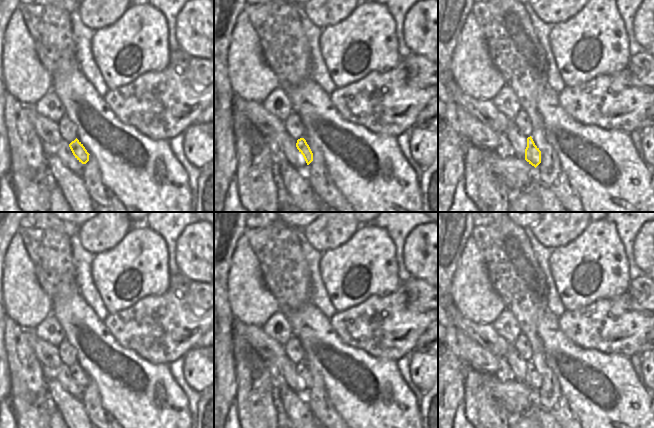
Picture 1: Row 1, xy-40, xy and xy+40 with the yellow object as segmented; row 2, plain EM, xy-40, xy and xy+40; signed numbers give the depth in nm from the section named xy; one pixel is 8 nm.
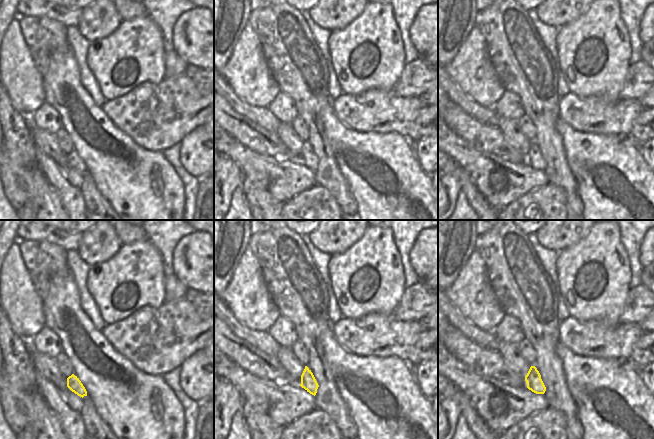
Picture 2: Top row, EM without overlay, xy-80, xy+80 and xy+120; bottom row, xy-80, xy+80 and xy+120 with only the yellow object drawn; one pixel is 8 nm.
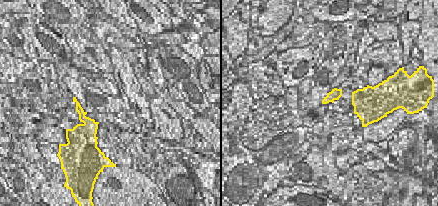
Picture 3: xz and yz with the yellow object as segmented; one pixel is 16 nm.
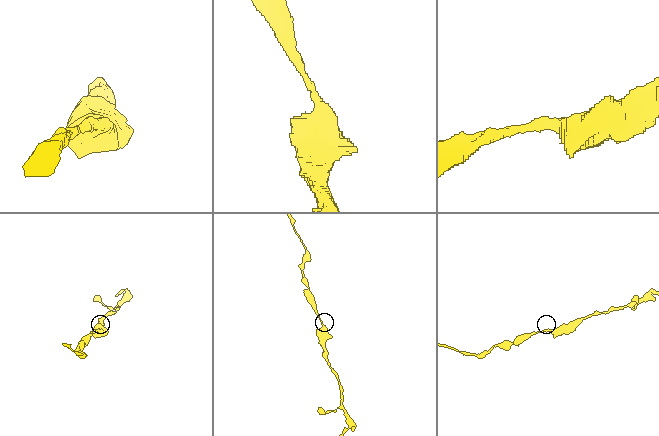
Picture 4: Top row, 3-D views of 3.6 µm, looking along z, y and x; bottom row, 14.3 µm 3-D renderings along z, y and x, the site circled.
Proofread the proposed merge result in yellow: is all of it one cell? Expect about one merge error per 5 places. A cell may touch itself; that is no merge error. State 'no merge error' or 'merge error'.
no merge error

